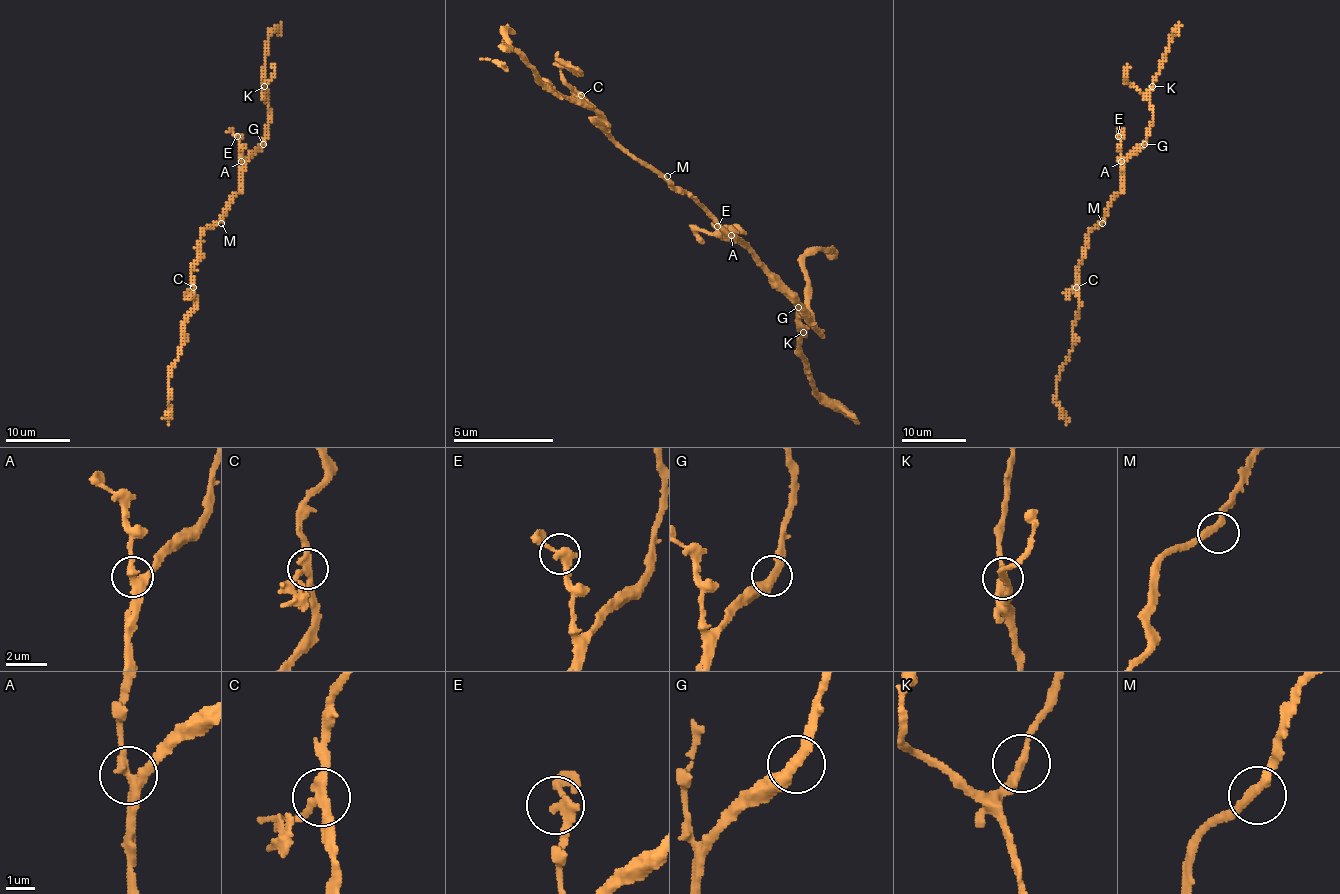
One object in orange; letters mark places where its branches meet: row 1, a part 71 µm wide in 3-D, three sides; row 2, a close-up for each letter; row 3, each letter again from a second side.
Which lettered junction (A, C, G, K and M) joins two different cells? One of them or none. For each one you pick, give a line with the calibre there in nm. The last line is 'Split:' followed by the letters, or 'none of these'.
A: Thickness 320 nm
Split: A

